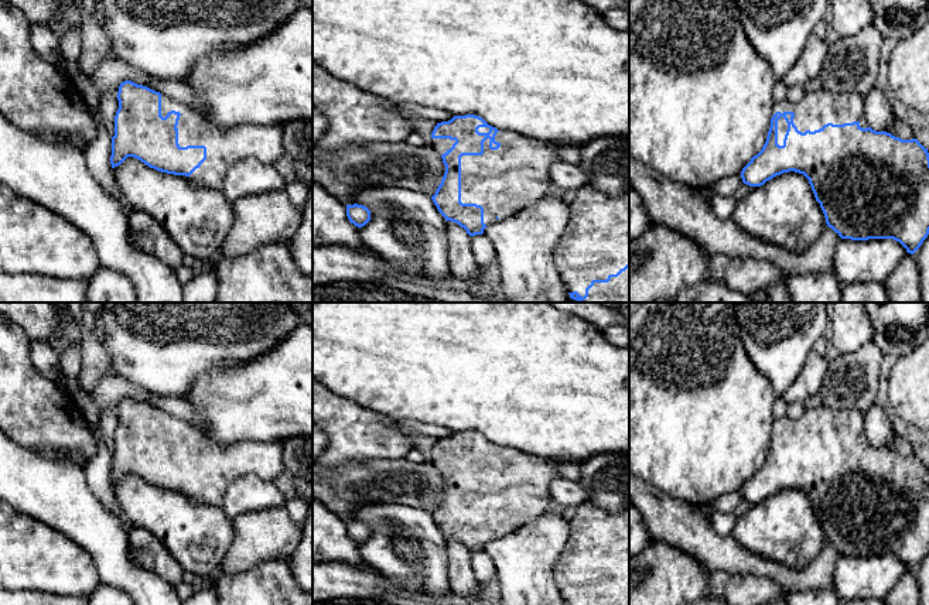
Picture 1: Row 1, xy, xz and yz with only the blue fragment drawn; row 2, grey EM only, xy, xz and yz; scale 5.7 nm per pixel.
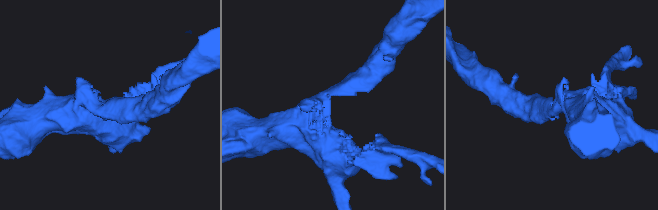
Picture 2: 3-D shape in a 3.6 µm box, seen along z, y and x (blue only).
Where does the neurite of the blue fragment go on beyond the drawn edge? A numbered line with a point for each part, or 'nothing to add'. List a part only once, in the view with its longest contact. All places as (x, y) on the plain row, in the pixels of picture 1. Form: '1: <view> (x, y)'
1: yz (816, 426)

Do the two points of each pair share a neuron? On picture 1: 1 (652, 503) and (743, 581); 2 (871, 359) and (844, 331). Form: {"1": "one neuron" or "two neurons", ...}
{"1": "two neurons", "2": "two neurons"}

